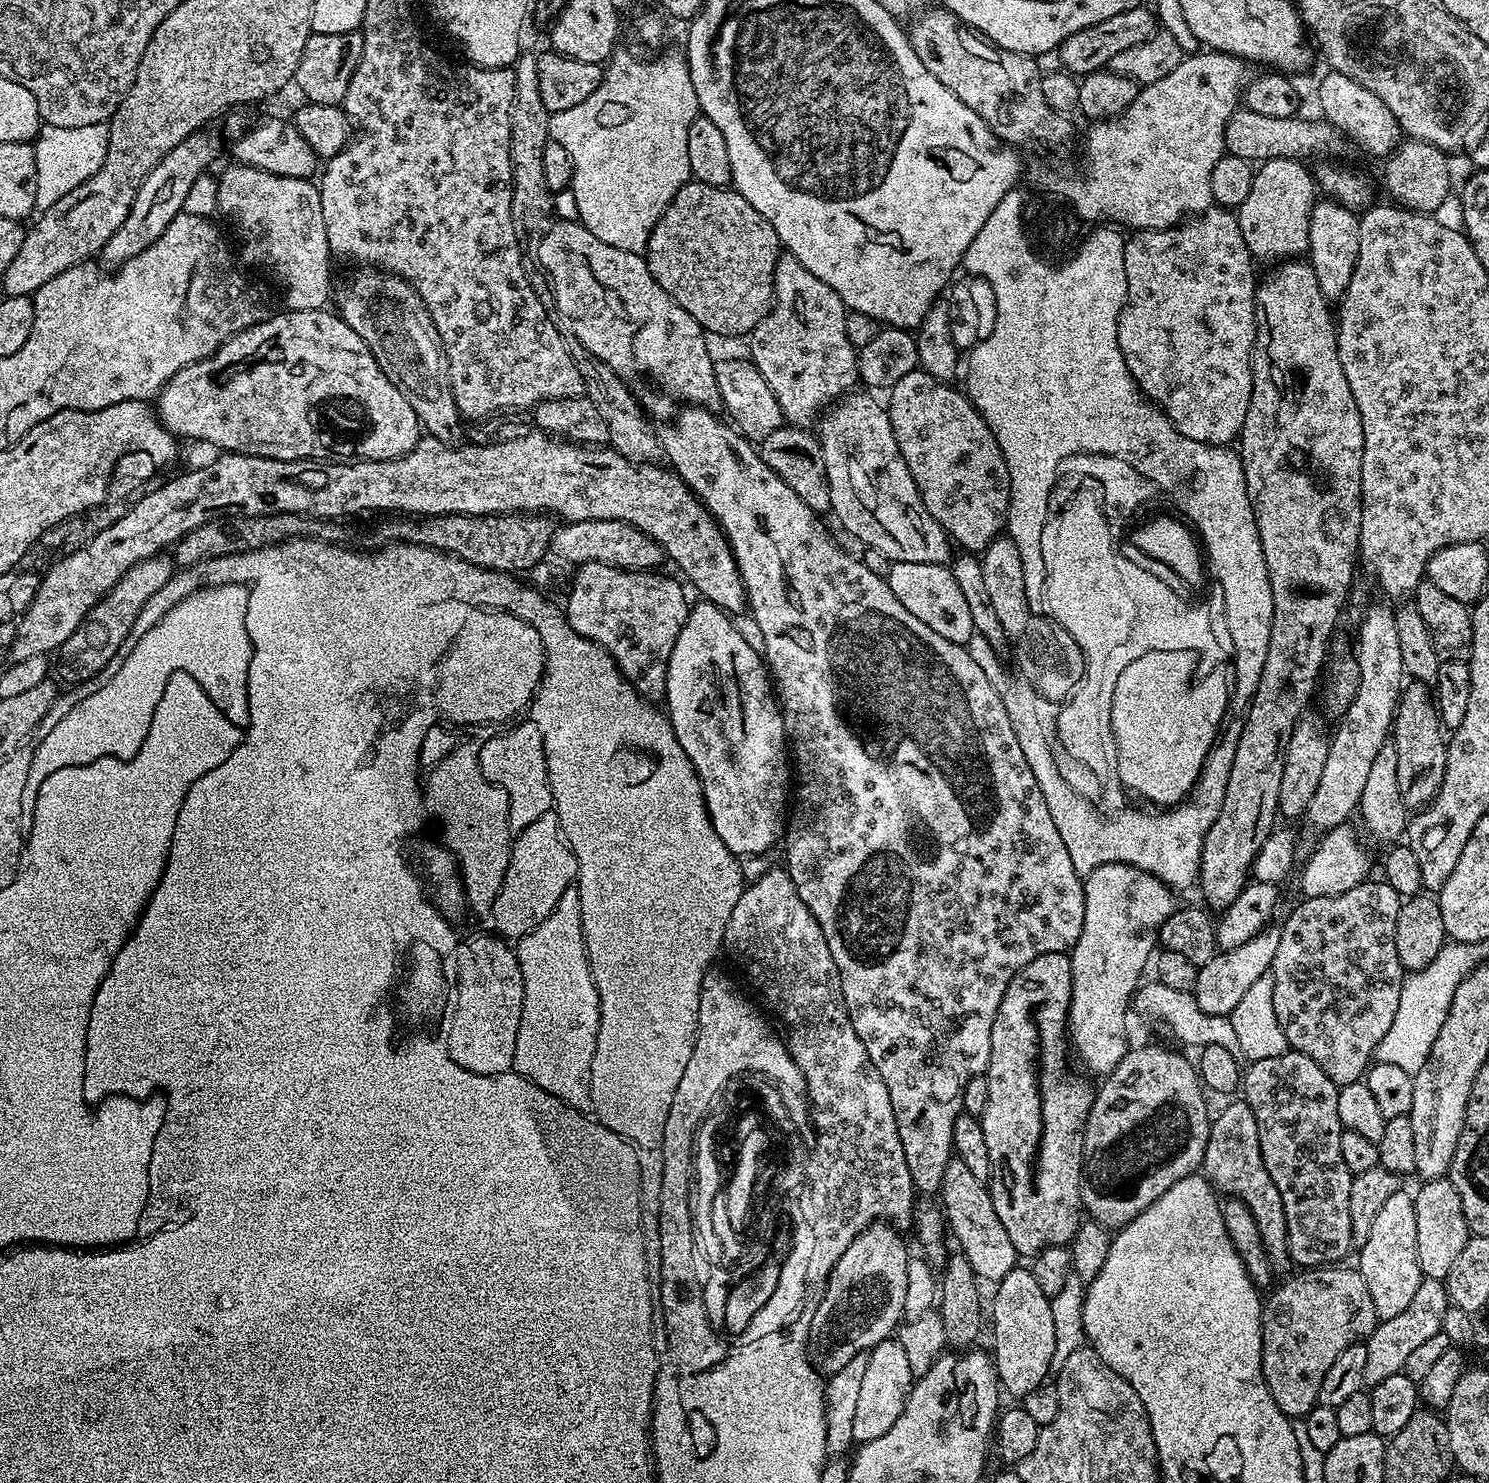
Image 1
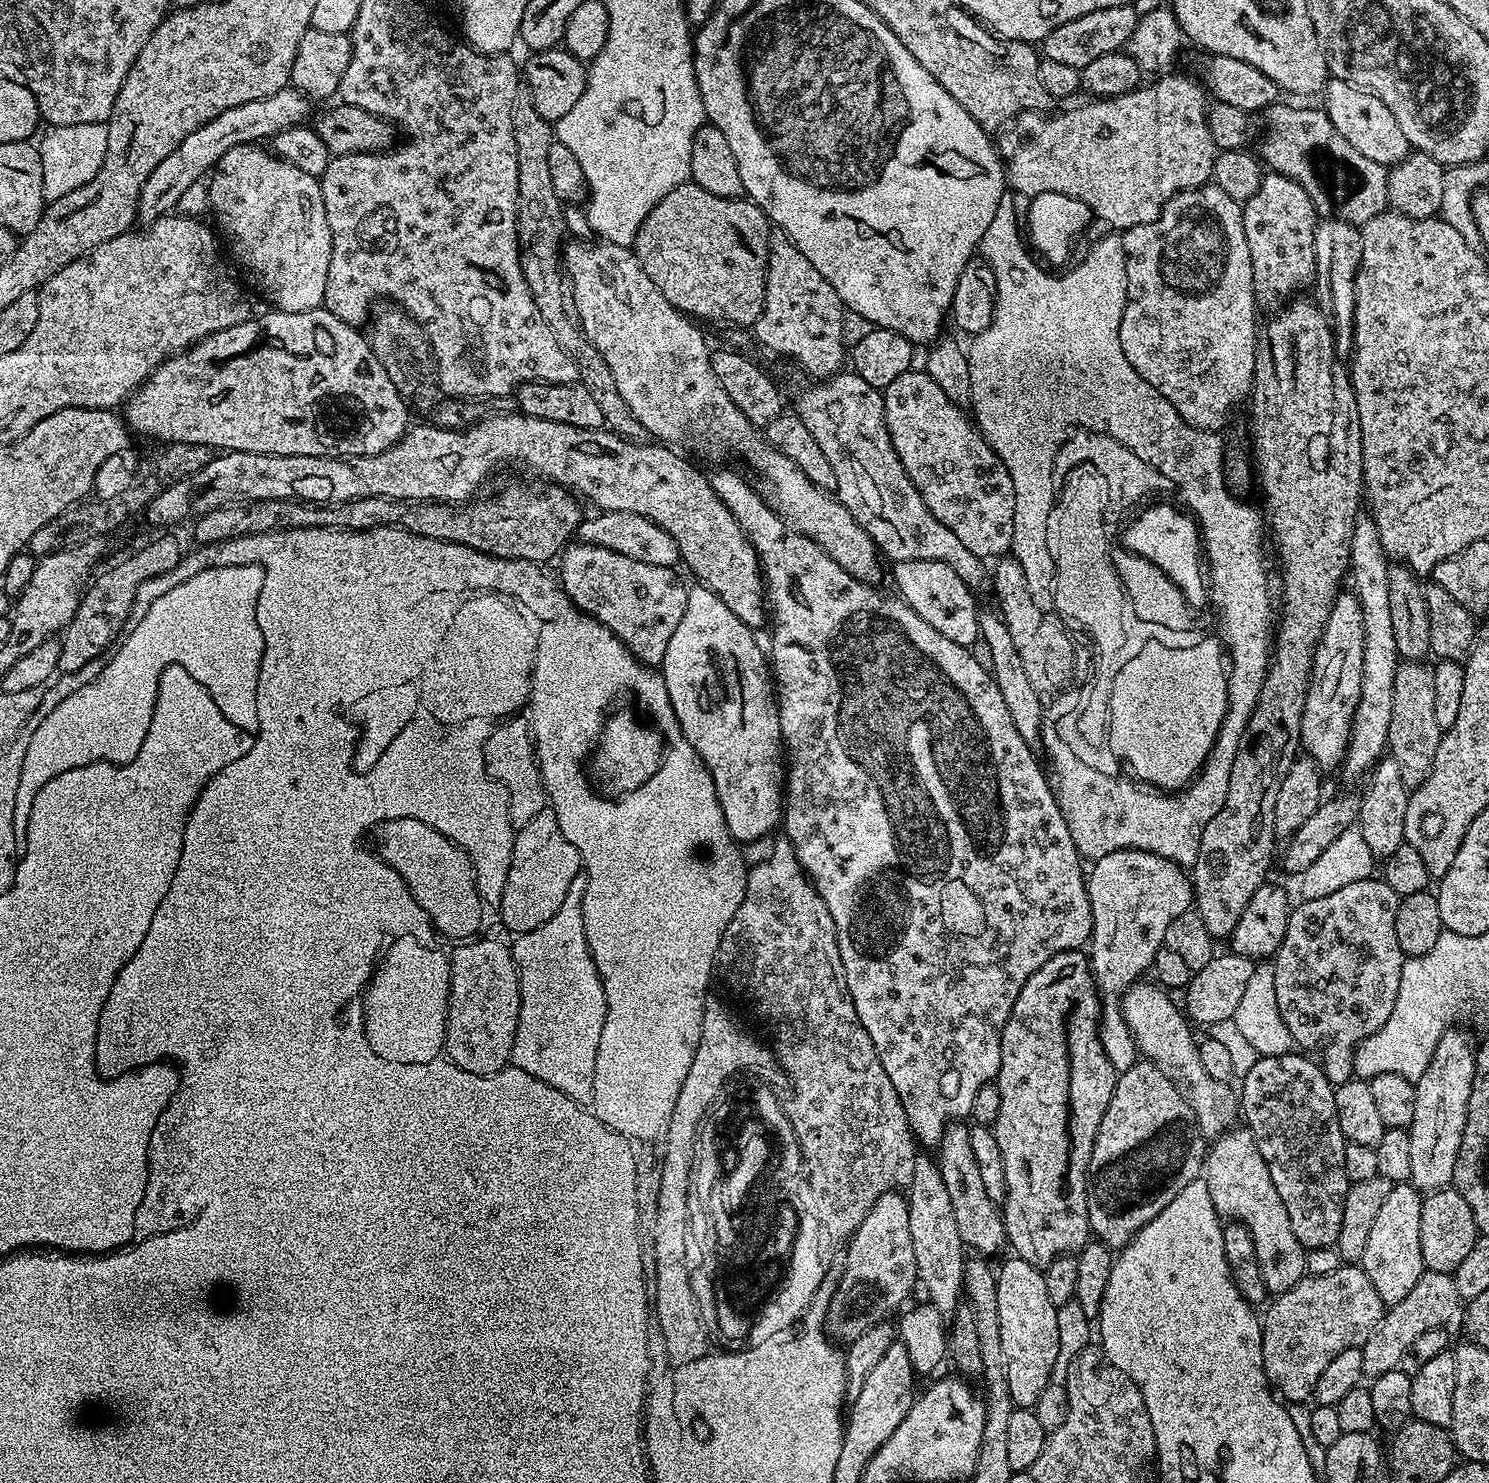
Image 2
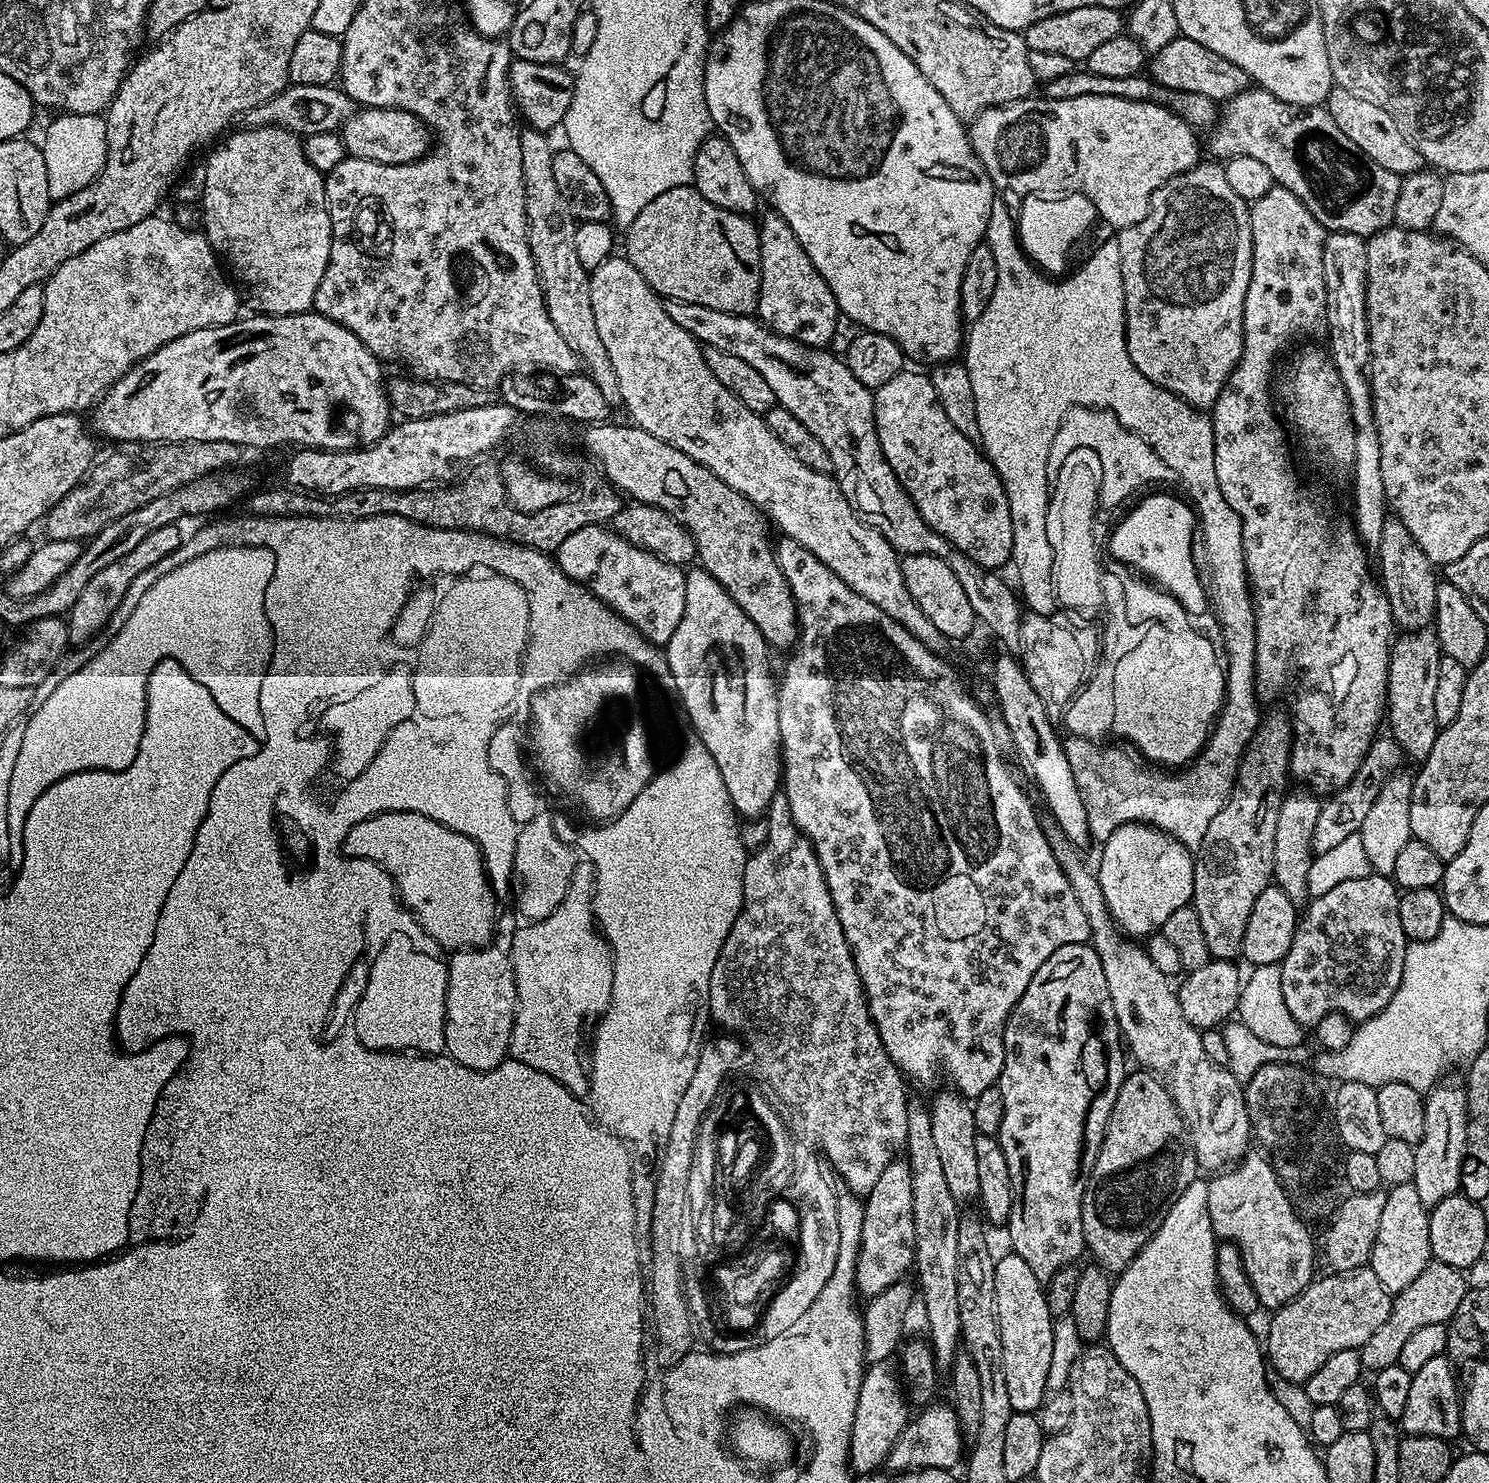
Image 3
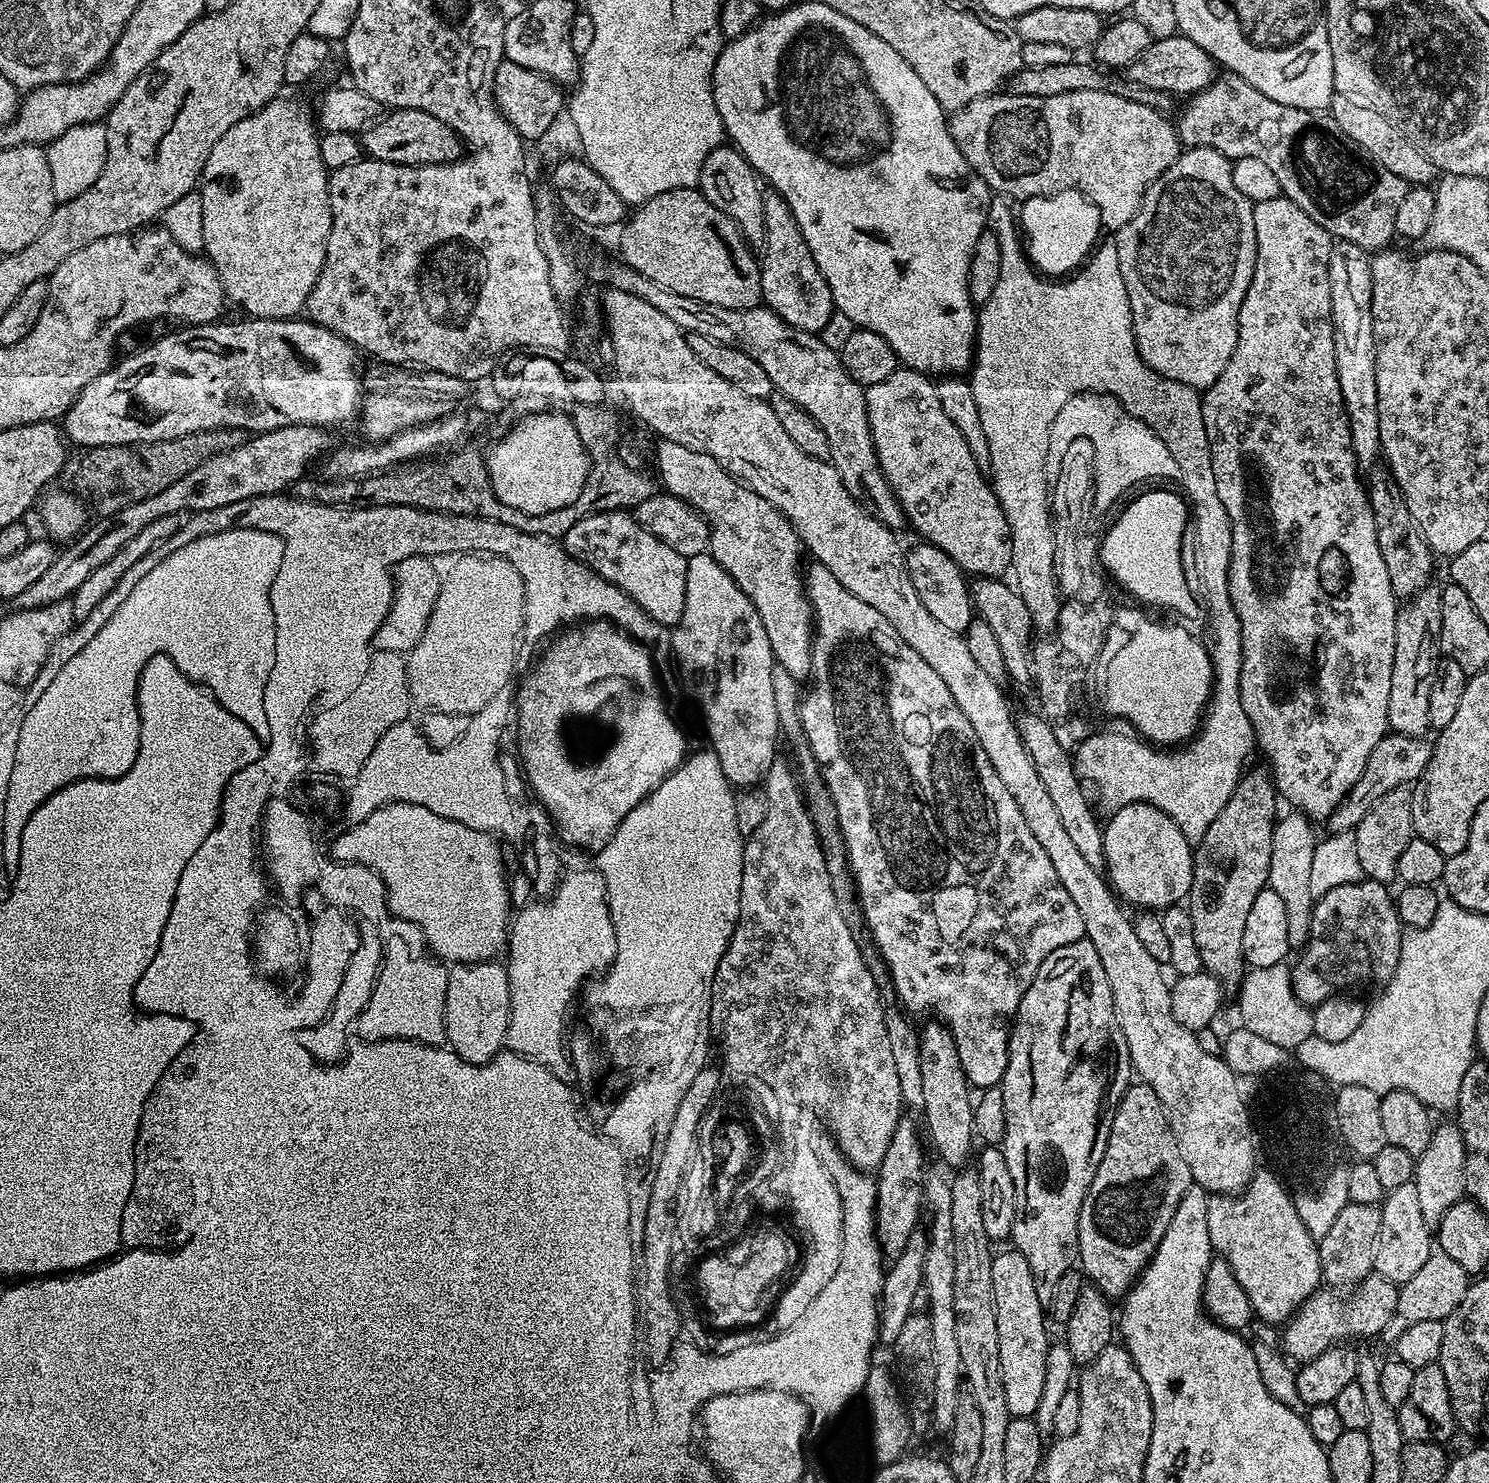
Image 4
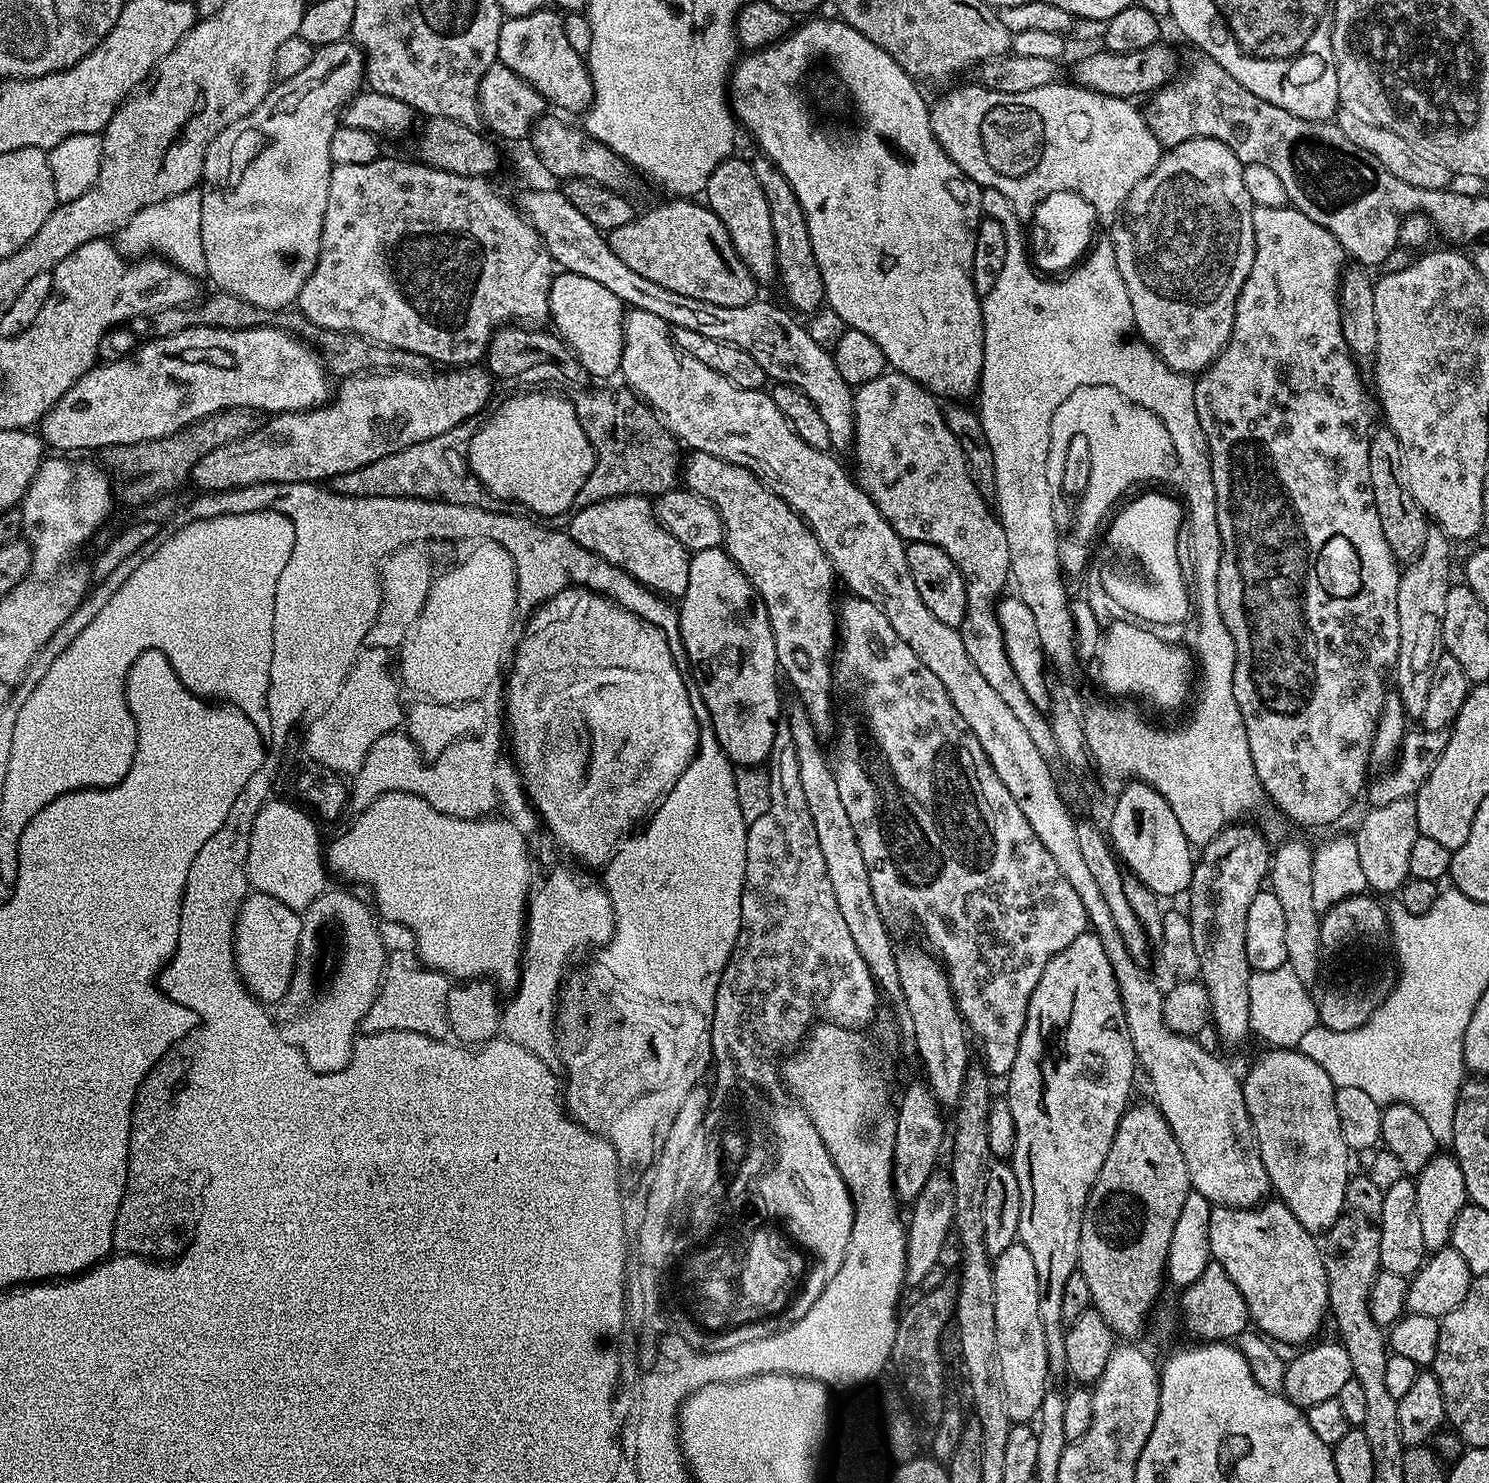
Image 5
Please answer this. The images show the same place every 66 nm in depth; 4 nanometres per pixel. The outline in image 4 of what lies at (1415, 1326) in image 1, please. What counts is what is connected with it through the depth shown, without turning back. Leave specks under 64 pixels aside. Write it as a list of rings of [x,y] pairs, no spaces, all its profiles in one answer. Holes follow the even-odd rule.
[[[1435,1251],[1426,1260],[1425,1265],[1417,1274],[1399,1287],[1398,1305],[1395,1306],[1395,1316],[1384,1327],[1383,1339],[1394,1342],[1402,1332],[1416,1322],[1428,1322],[1444,1320],[1455,1310],[1465,1297],[1465,1292],[1470,1283],[1470,1274],[1458,1265],[1454,1258],[1450,1258],[1445,1252]]]

